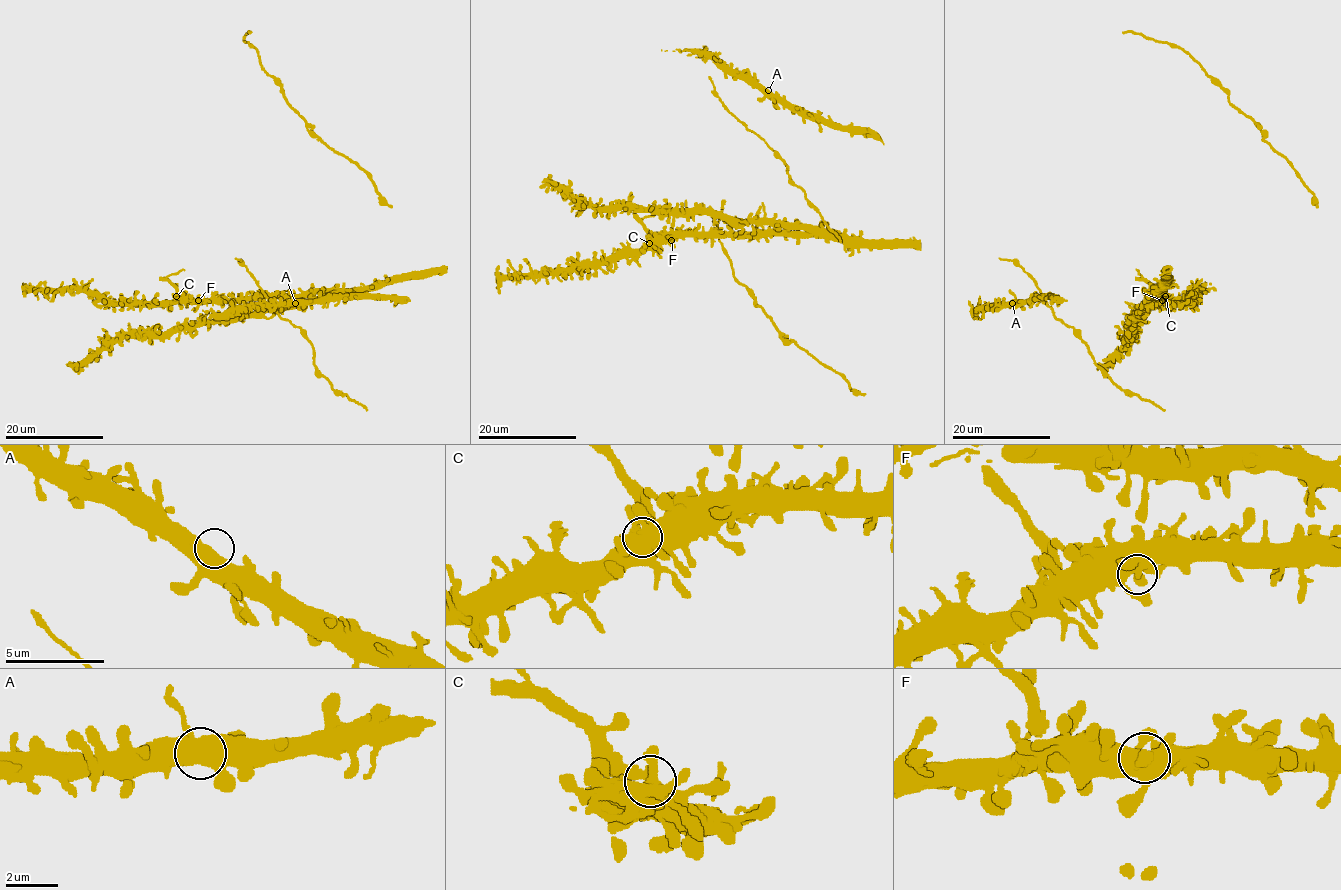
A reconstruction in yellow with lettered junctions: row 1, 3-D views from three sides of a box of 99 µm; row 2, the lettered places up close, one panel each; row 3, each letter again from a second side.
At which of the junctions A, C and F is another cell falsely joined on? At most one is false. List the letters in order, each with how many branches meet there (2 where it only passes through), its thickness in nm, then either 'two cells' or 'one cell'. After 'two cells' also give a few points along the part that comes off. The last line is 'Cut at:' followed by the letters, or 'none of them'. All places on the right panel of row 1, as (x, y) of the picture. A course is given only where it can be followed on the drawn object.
A: 2 | 550 nm | one cell
C: 2 | 460 nm | two cells | (1166, 297), (1136, 270)
F: 2 | 480 nm | one cell
Cut at: C

